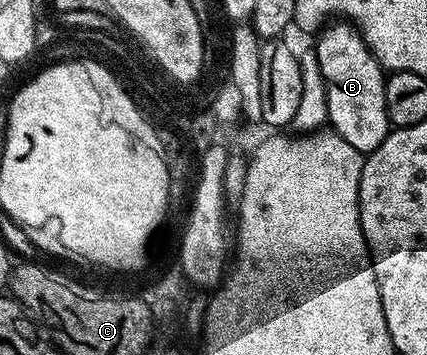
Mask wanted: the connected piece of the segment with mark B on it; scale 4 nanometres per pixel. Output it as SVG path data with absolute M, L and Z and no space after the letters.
M328 23L319 30L314 41L318 55L318 67L322 71L322 79L326 83L326 103L328 104L328 120L333 133L337 133L350 147L359 153L370 154L385 141L390 132L386 115L386 80L385 70L378 58L368 50L368 45L361 37L359 29L351 23Z

